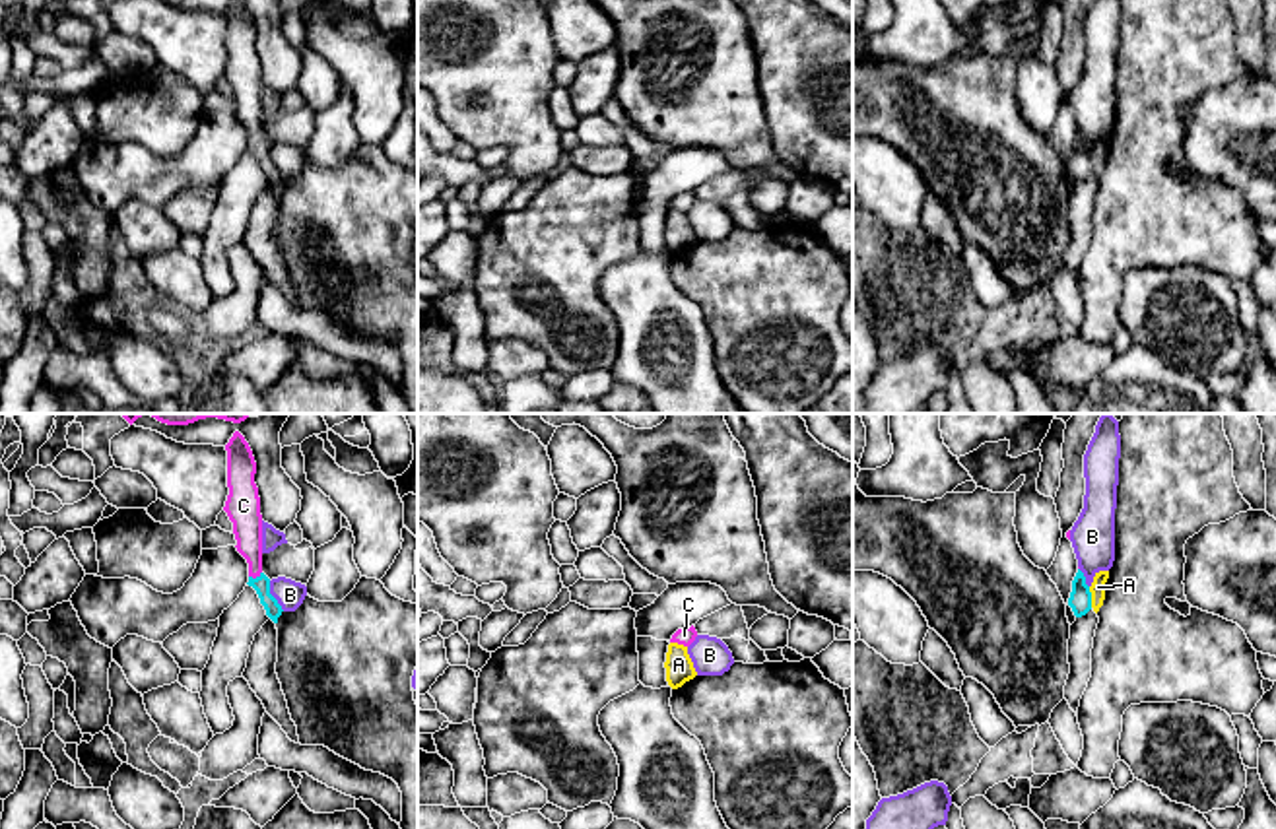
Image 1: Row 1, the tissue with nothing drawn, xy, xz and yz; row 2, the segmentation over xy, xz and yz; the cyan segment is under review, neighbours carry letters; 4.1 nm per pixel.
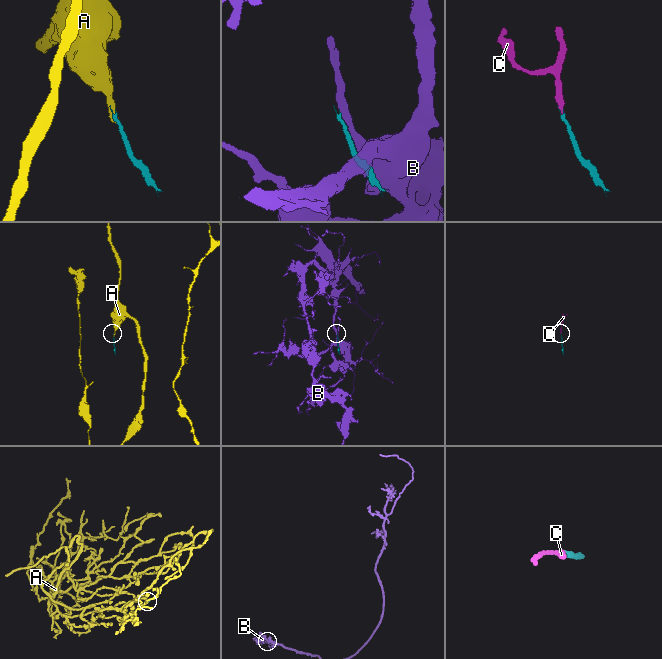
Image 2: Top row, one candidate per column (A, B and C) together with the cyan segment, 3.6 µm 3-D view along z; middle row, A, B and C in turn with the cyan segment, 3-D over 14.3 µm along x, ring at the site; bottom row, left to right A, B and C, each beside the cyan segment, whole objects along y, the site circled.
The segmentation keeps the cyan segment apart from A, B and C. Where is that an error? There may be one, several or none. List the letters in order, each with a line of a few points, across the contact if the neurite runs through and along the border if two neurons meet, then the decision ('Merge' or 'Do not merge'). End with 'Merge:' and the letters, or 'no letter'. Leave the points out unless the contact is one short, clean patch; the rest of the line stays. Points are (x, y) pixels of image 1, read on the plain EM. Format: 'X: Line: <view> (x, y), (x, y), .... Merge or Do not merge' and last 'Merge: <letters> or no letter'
A: Line: yz (1088, 152), (1092, 171). Do not merge
B: Do not merge
C: Line: xy (261, 150), (257, 142), (247, 86). Merge
Merge: C

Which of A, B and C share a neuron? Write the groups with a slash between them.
A / B / C

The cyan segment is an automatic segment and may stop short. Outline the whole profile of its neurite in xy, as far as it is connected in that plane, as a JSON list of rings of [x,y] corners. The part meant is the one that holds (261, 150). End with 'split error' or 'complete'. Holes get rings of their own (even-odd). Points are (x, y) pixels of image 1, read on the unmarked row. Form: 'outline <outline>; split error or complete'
outline [[[233,0],[225,16],[229,60],[223,76],[233,87],[235,113],[249,128],[247,149],[256,155],[266,181],[278,188],[284,175],[270,159],[270,144],[262,138],[262,80],[258,52],[254,49],[256,27],[243,0]]]; split error

